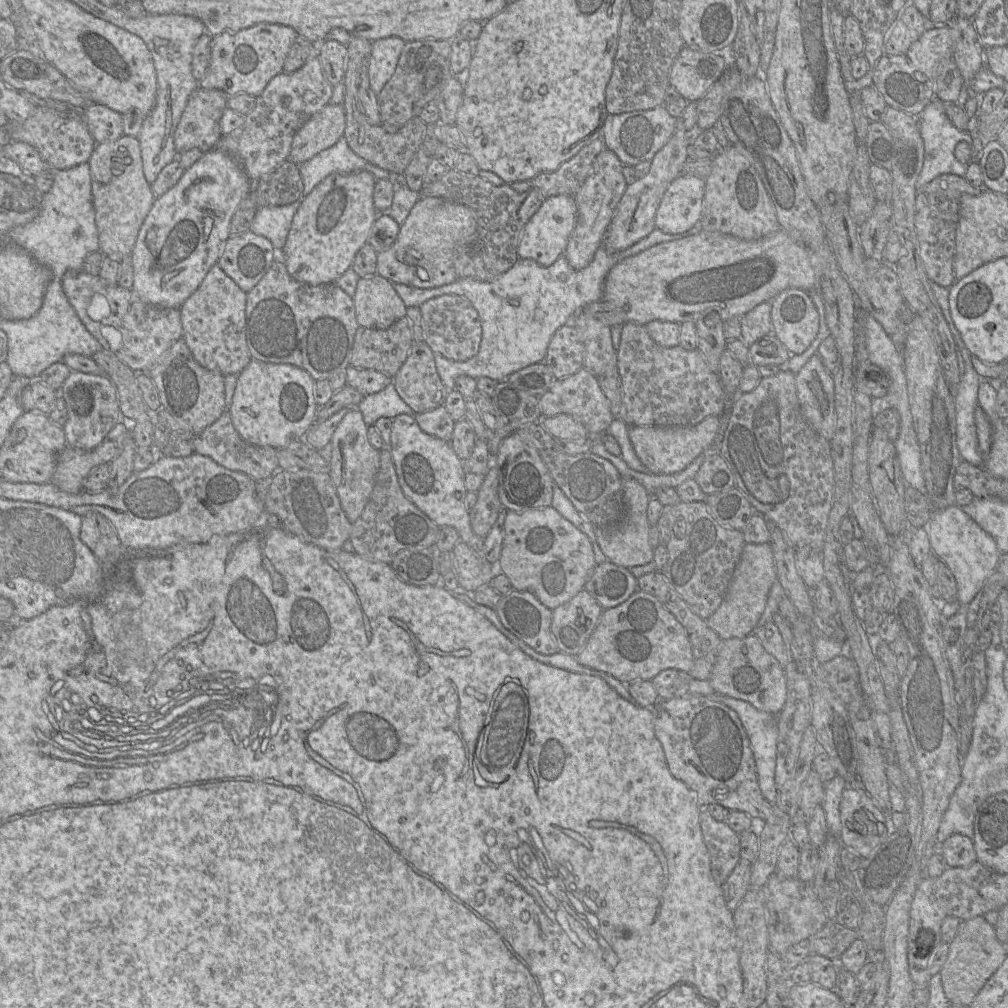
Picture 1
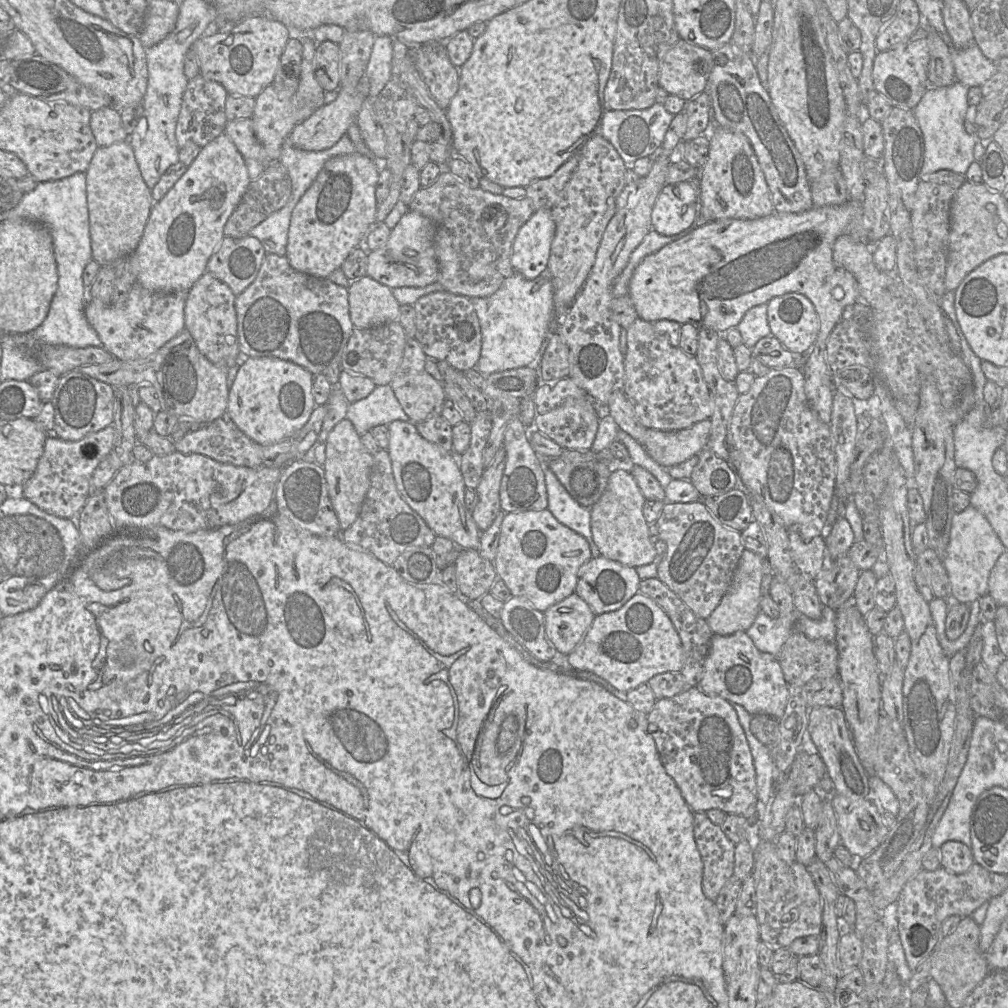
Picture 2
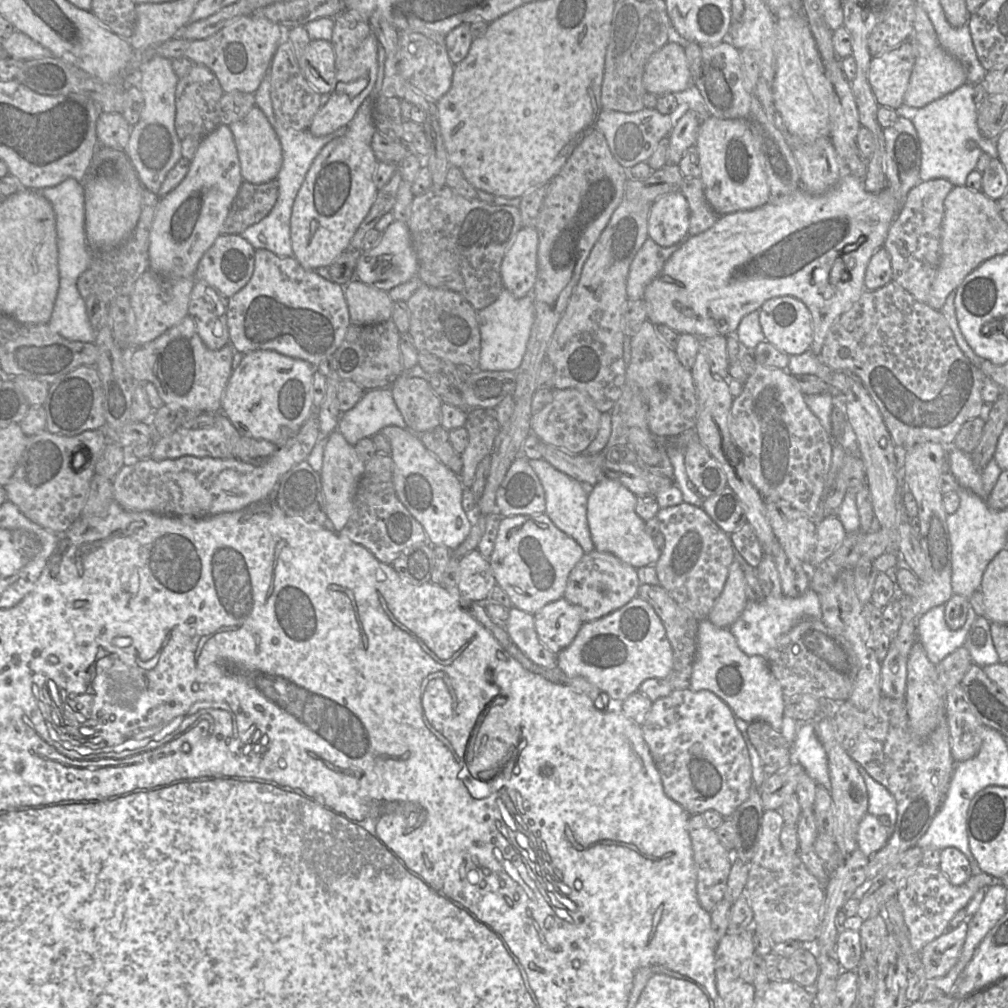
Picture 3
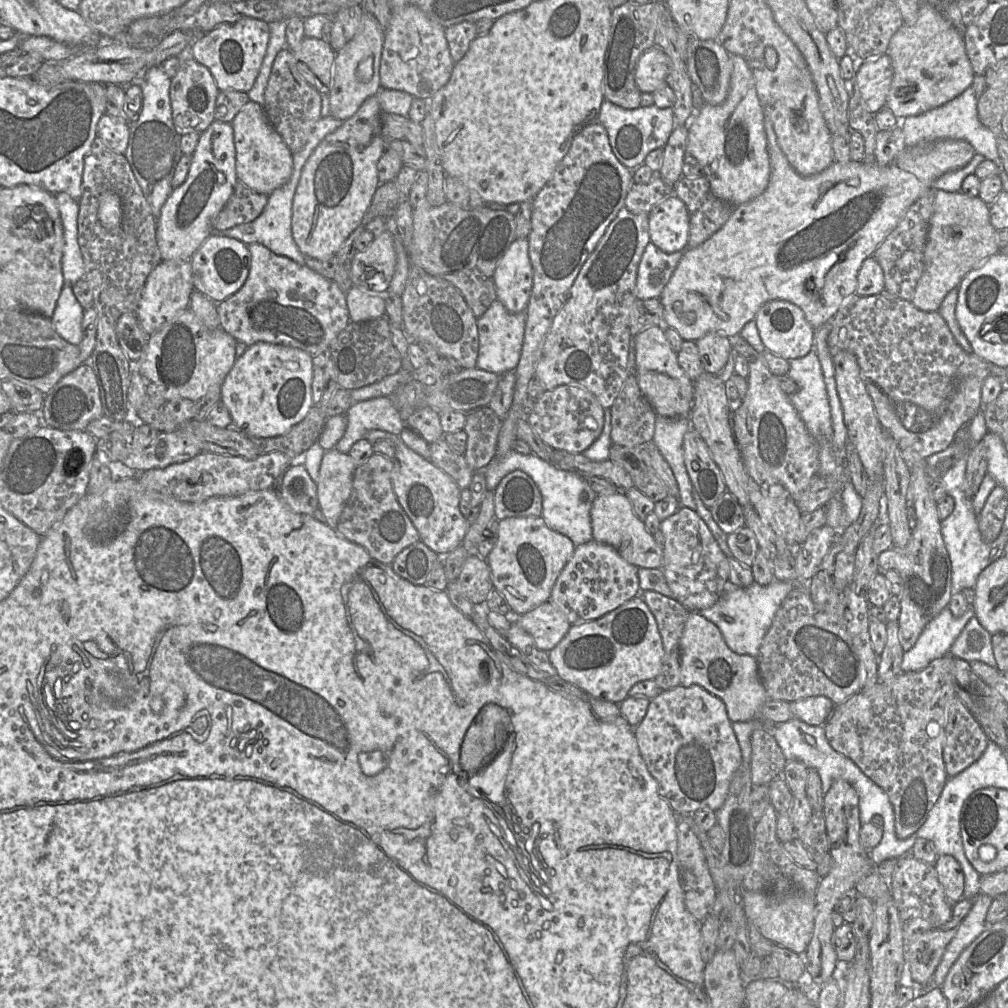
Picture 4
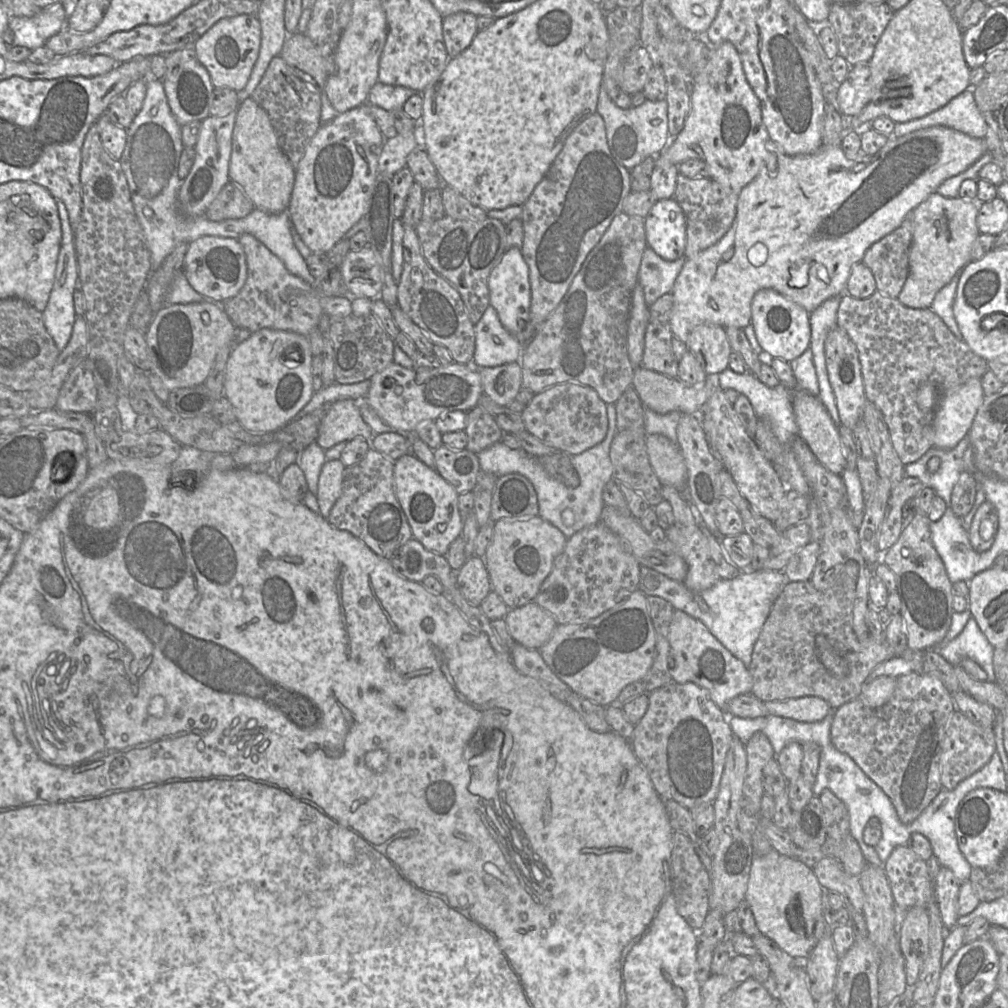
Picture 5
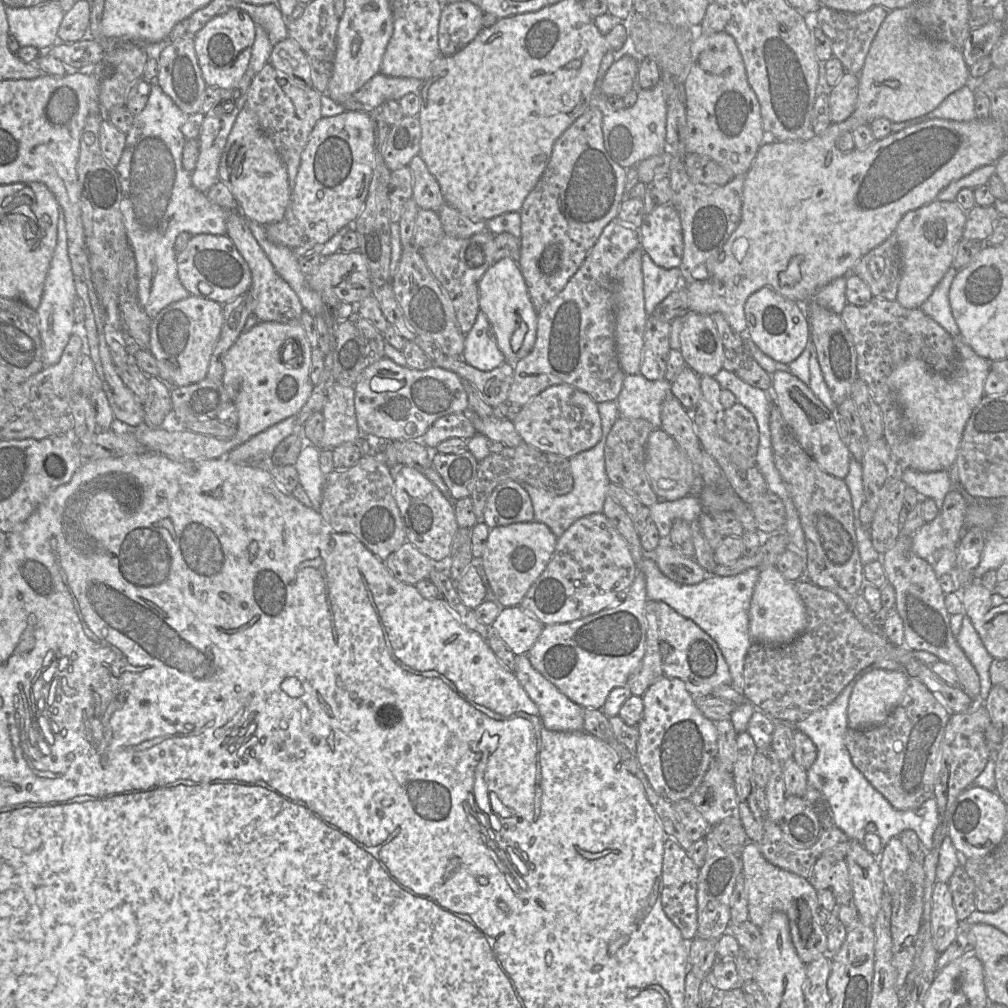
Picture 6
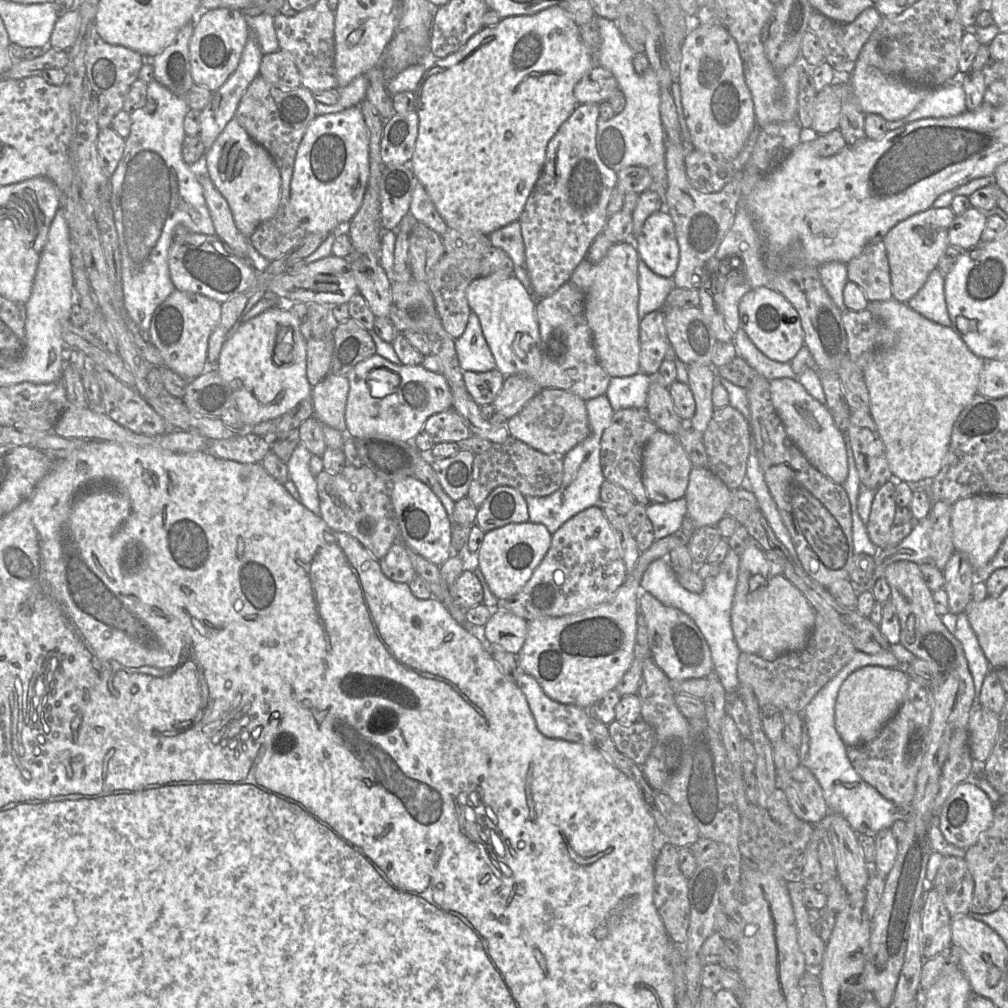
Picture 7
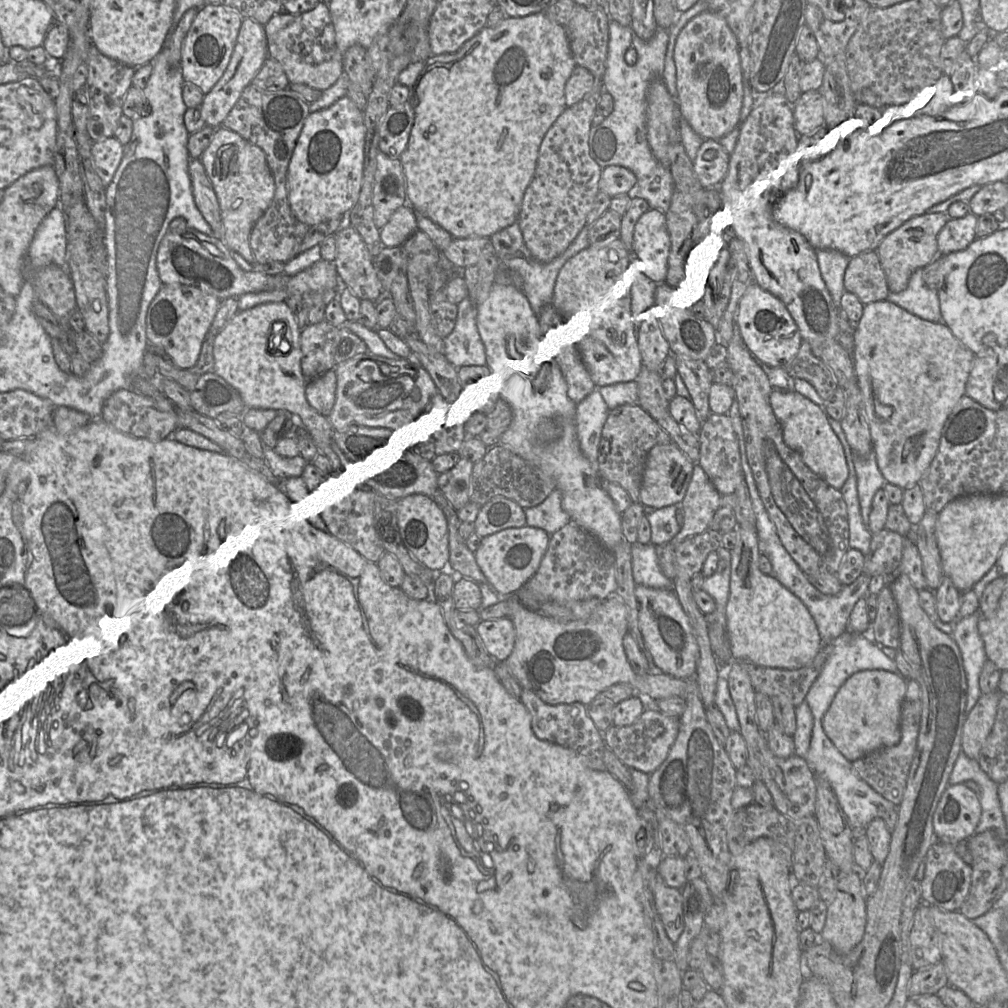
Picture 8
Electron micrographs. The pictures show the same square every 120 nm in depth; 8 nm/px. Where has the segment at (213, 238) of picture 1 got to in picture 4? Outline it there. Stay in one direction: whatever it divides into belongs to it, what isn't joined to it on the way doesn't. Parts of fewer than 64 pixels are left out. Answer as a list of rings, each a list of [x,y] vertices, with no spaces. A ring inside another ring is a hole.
[[[215,120],[201,133],[185,181],[175,187],[157,218],[156,241],[162,260],[191,260],[213,232],[213,221],[237,183],[236,150],[231,123]]]

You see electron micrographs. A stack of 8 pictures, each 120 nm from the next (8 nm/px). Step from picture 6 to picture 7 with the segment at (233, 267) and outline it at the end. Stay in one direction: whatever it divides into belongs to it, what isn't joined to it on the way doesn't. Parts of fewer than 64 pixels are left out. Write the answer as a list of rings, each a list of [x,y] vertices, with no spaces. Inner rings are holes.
[[[194,232],[171,244],[168,251],[168,267],[176,290],[201,294],[219,303],[249,289],[256,282],[258,274],[245,257],[236,254],[216,234]]]

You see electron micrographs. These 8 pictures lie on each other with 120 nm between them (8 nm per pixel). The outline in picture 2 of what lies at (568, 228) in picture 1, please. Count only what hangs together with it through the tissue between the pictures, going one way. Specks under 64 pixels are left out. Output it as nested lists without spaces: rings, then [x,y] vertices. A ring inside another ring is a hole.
[[[536,210],[514,239],[511,263],[515,272],[533,280],[547,270],[555,231],[556,224],[551,210]]]

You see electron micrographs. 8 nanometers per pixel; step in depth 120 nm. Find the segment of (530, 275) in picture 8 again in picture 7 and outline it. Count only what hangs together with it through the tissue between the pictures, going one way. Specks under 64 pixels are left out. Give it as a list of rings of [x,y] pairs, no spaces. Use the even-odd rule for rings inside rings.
[[[514,221],[489,235],[491,245],[504,250],[513,262],[513,275],[532,294],[526,267],[525,247],[519,221]]]

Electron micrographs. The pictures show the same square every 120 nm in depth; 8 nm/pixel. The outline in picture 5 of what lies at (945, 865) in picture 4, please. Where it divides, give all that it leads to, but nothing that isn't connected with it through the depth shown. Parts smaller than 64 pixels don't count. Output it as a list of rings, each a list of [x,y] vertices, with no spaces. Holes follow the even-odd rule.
[[[941,867],[935,885],[935,897],[943,926],[947,930],[954,928],[959,918],[957,914],[959,890],[960,883],[952,870]]]

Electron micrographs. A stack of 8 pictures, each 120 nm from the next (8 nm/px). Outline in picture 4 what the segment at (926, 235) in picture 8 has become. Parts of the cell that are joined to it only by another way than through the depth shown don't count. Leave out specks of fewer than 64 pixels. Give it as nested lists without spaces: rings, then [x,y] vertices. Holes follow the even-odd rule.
[[[935,191],[933,215],[924,251],[924,271],[911,302],[918,309],[925,312],[939,310],[946,295],[952,289],[957,288],[968,273],[999,252],[997,231],[990,221],[990,205],[985,203],[979,196],[969,197],[961,191]]]

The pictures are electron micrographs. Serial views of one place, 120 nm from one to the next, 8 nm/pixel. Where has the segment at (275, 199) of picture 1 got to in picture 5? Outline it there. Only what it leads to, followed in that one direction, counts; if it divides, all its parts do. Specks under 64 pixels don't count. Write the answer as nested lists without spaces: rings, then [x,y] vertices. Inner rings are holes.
[[[233,181],[227,182],[205,212],[210,221],[240,219],[255,209],[242,189]]]

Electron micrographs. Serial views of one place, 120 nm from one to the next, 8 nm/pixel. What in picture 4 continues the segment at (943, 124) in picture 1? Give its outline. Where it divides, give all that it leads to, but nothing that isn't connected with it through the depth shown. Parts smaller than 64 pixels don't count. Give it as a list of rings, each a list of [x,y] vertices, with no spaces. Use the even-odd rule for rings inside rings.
[[[970,86],[959,96],[946,104],[931,109],[925,113],[906,117],[901,121],[901,127],[905,136],[906,146],[929,144],[940,140],[964,140],[969,142],[976,151],[972,160],[965,167],[948,172],[936,179],[932,188],[947,192],[960,192],[964,179],[970,174],[975,174],[976,168],[985,159],[992,160],[1001,167],[1001,161],[997,148],[997,133],[999,130],[991,130],[985,127],[979,120],[977,112],[977,97],[974,89]]]

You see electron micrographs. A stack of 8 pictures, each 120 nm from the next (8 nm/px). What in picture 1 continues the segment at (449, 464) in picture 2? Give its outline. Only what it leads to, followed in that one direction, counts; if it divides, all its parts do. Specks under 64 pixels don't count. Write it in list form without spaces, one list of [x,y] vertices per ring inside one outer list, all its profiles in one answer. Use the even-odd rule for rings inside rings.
[[[400,414],[393,418],[389,450],[404,495],[438,527],[451,526],[456,529],[460,541],[467,544],[477,556],[485,558],[484,539],[477,536],[472,530],[469,512],[465,509],[467,490],[464,482],[463,461],[458,458],[450,442],[423,432],[413,416]]]

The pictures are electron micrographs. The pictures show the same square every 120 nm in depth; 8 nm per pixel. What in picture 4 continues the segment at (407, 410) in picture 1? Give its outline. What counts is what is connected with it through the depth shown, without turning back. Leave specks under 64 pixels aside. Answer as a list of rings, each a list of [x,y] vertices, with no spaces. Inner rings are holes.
[[[388,396],[372,398],[353,405],[345,413],[347,428],[335,449],[349,453],[355,442],[369,430],[384,430],[399,435],[405,427],[399,411]]]

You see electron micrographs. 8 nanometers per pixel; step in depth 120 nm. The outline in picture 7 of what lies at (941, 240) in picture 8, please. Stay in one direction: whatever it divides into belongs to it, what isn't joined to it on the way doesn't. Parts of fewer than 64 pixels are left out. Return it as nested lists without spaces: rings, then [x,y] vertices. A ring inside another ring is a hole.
[[[971,206],[953,220],[948,231],[949,244],[964,250],[978,246],[986,220],[987,213]]]

